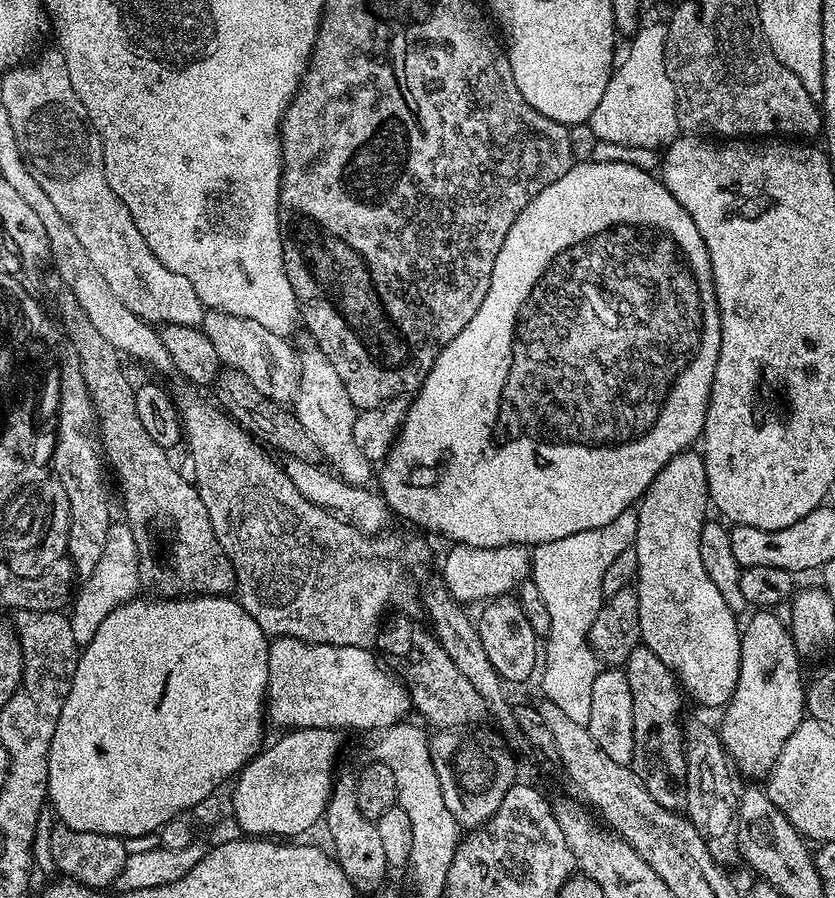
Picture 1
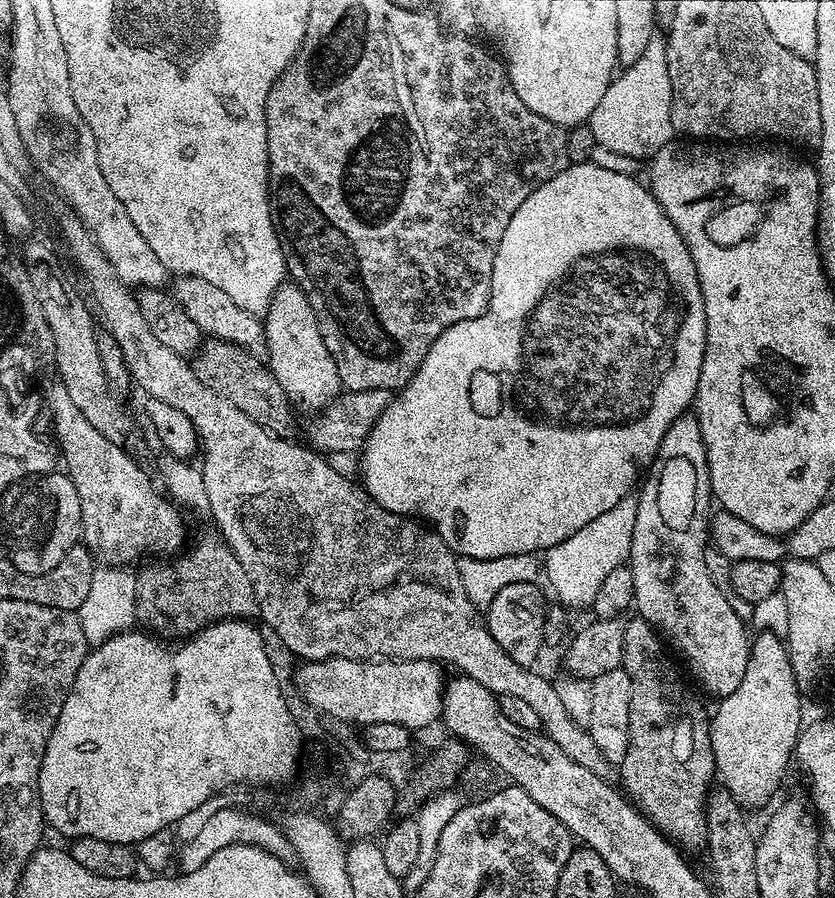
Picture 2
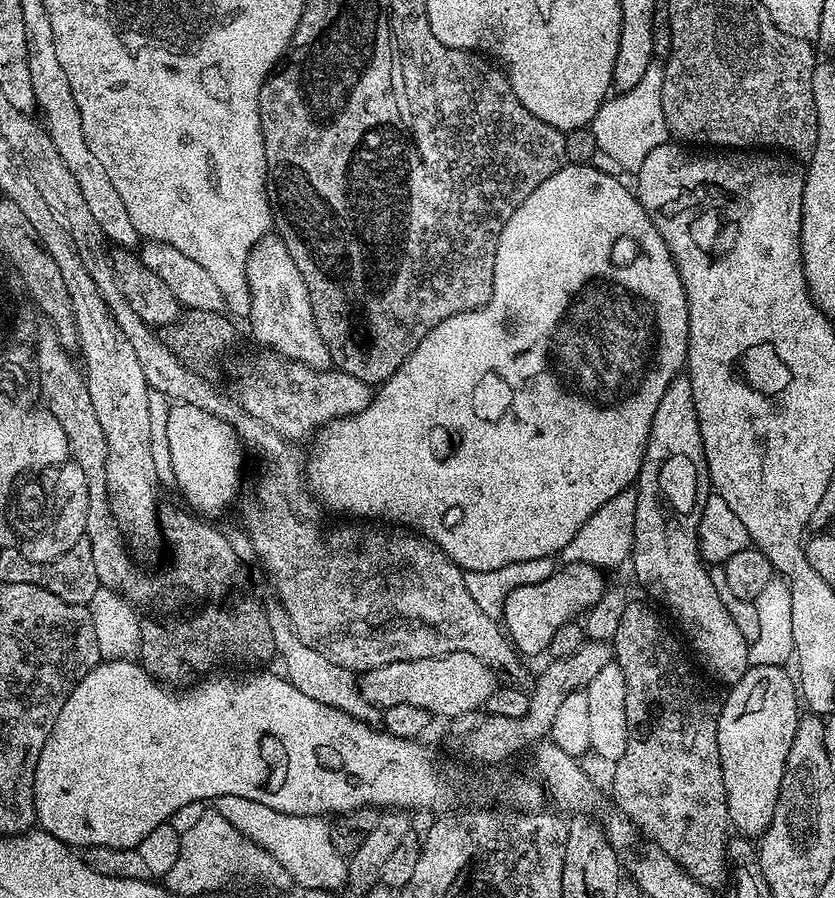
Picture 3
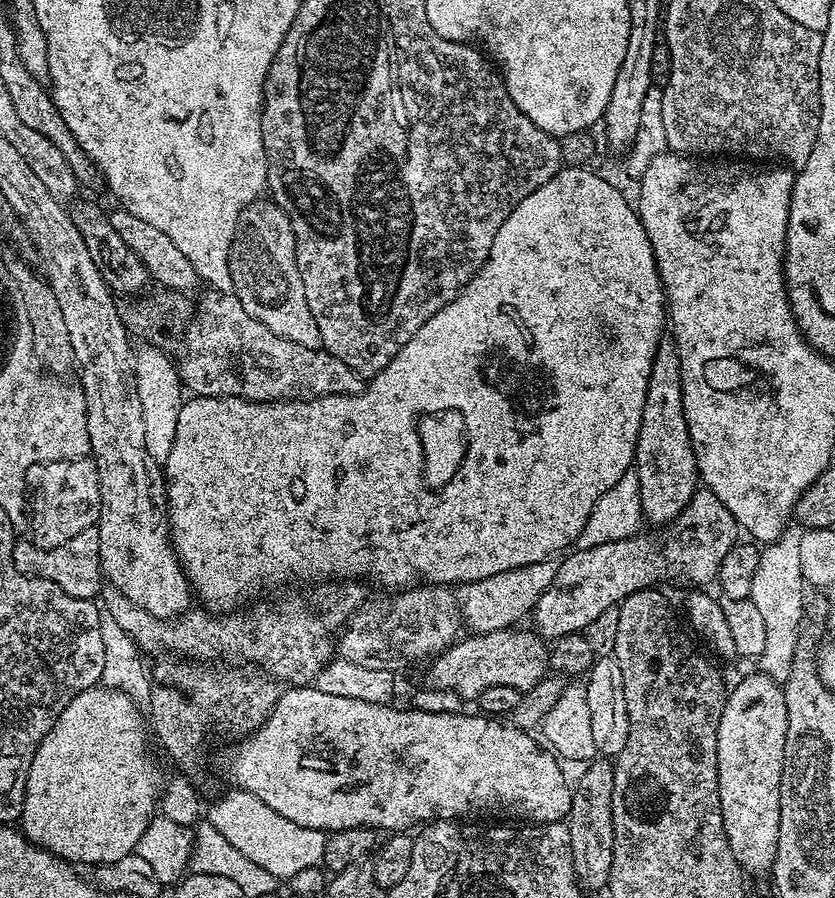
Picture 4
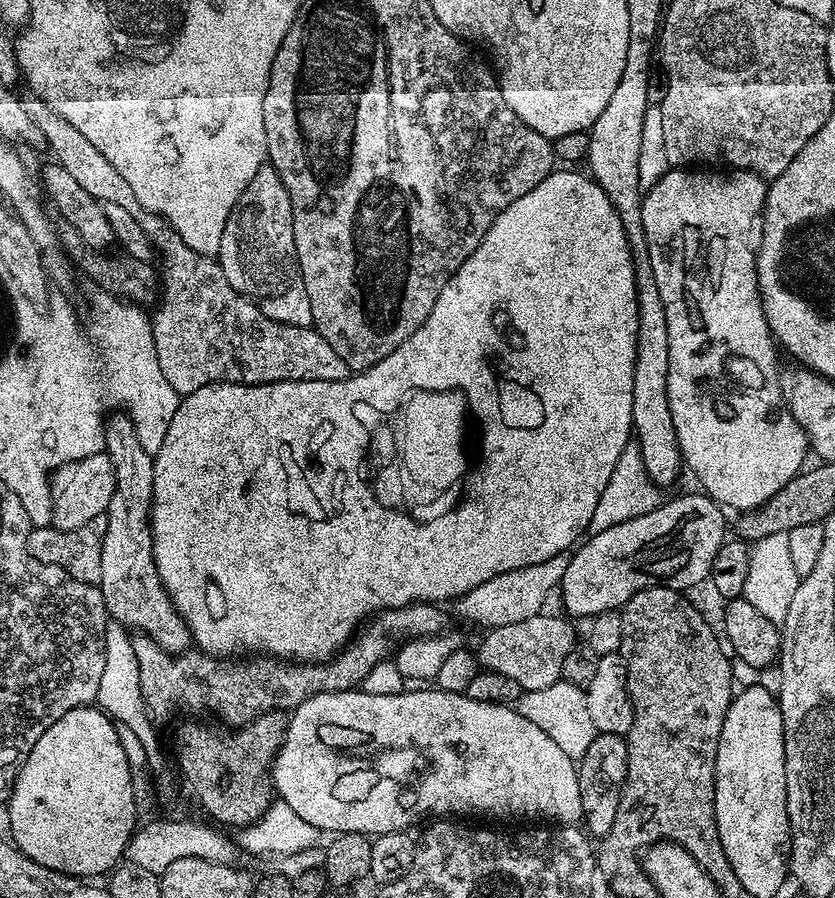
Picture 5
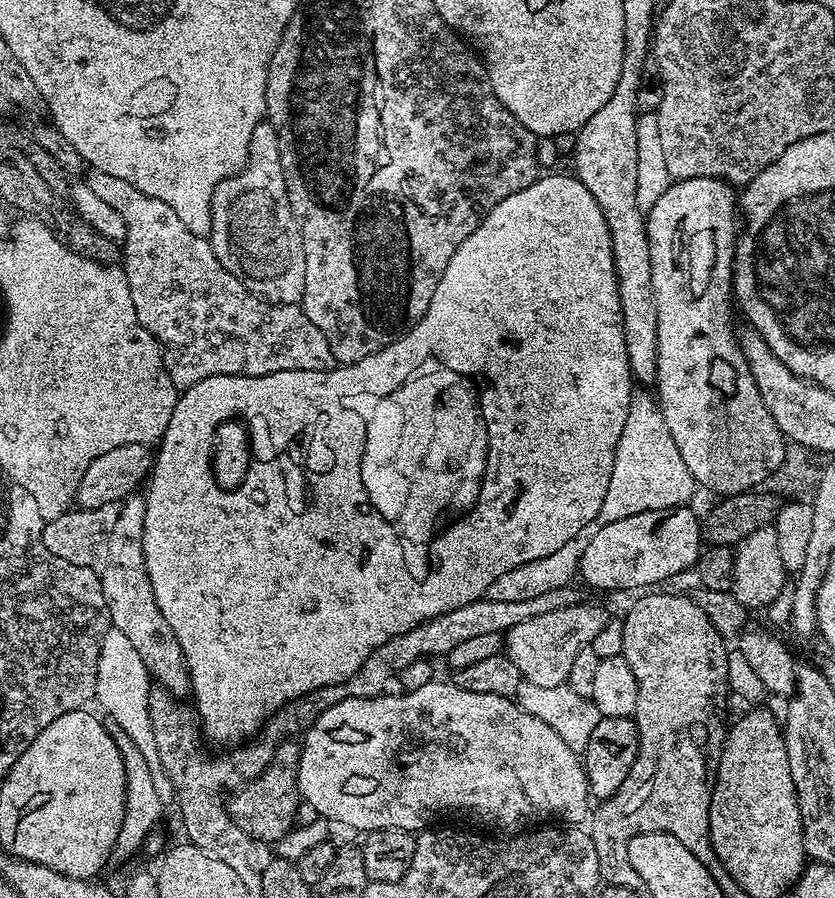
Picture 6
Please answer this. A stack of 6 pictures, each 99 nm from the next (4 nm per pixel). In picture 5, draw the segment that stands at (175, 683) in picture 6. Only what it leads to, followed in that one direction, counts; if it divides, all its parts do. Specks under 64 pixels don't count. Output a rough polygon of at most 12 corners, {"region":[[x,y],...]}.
{"region":[[107,417],[116,466],[98,585],[115,623],[173,654],[192,635],[154,562],[154,457]]}

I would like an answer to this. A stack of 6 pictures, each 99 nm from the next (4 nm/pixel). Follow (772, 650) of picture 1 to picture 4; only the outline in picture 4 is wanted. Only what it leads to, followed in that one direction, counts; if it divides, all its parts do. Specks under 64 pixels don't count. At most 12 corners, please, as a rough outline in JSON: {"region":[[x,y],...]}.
{"region":[[737,679],[718,726],[730,850],[749,877],[778,854],[781,681]]}

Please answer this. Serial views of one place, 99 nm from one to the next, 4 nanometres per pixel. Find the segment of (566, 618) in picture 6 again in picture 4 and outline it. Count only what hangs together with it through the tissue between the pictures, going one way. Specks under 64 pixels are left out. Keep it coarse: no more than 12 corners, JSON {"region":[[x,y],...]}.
{"region":[[519,627],[468,634],[432,661],[431,682],[475,701],[549,675],[549,645]]}

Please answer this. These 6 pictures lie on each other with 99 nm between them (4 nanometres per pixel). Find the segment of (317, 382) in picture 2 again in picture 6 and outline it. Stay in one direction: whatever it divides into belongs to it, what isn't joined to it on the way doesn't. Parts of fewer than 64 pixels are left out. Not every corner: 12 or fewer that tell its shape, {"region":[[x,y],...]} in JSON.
{"region":[[276,125],[210,202],[212,249],[254,295],[299,305],[306,254]]}

